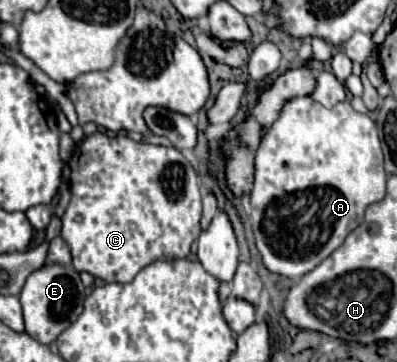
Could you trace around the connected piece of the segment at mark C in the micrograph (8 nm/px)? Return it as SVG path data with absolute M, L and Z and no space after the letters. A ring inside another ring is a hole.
M96 132L76 146L68 166L72 170L72 198L62 216L62 238L70 246L72 266L78 272L88 272L106 282L132 282L132 278L156 258L186 258L190 254L190 246L202 230L202 196L198 174L178 148L140 144L124 134L108 138ZM76 216L82 216L82 222L76 222Z

